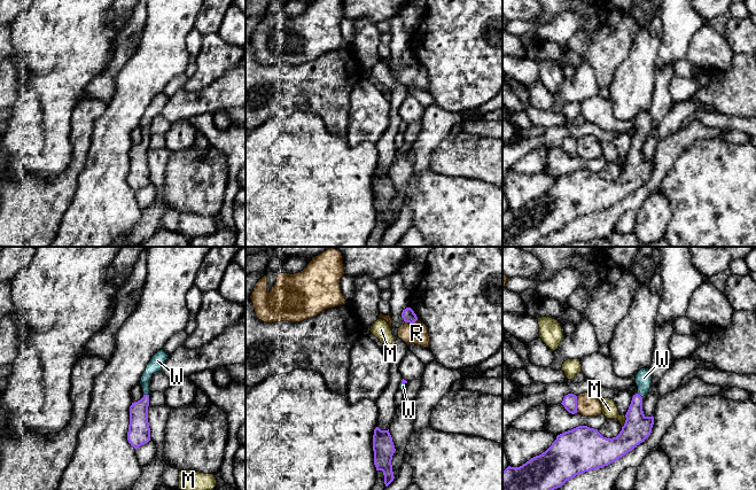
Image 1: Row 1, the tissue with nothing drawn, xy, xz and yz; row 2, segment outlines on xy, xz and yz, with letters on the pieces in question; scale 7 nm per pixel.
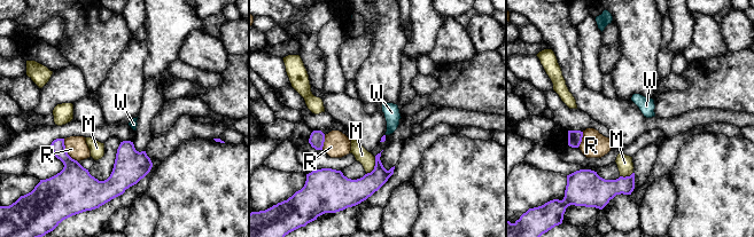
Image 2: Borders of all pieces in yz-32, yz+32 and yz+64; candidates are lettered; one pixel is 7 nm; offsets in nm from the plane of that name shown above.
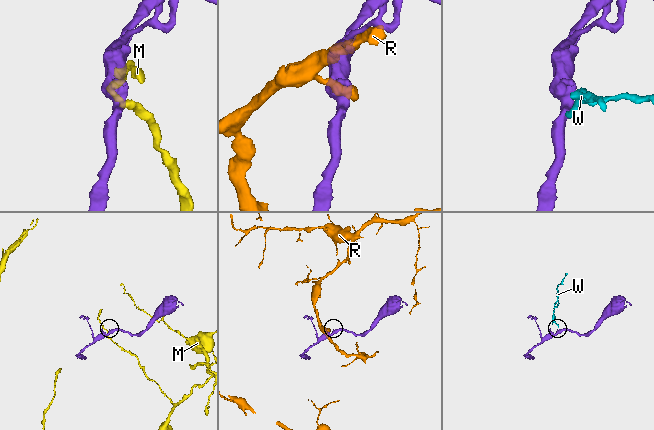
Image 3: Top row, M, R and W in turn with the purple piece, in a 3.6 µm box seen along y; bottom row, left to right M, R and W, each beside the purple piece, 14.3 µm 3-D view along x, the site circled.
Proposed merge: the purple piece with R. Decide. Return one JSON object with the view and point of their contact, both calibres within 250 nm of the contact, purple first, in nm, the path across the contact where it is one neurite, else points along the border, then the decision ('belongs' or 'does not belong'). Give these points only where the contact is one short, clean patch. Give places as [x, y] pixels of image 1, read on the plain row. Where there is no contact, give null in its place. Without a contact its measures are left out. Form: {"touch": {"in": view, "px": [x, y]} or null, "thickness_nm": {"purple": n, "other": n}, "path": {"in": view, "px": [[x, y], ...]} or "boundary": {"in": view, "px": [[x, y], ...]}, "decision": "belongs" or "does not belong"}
{"touch": {"in": "yz", "px": [576, 147]}, "thickness_nm": {"purple": 100, "other": 160}, "boundary": {"in": "yz", "px": [[576, 139], [576, 152], [578, 154]]}, "decision": "does not belong"}

